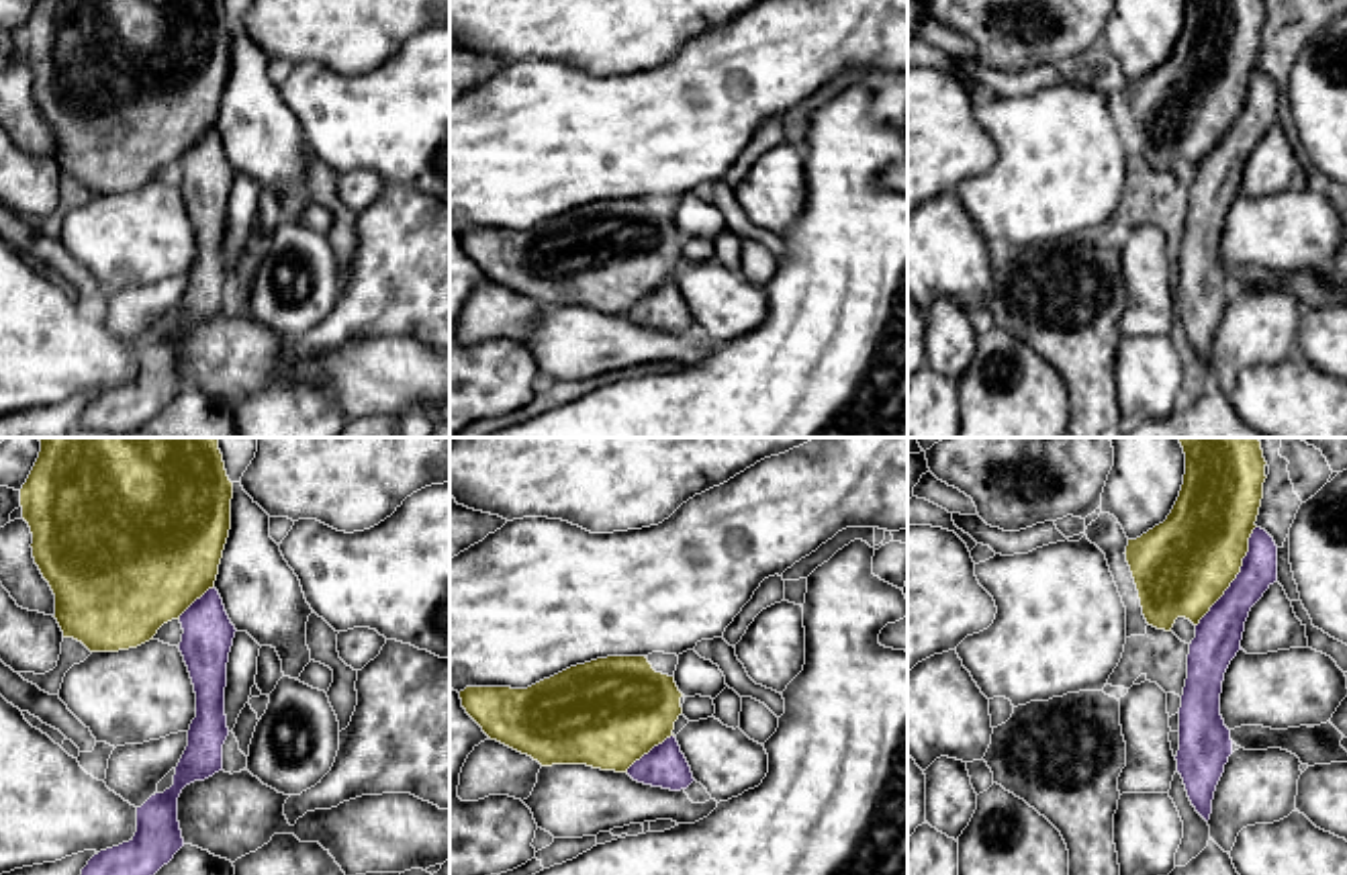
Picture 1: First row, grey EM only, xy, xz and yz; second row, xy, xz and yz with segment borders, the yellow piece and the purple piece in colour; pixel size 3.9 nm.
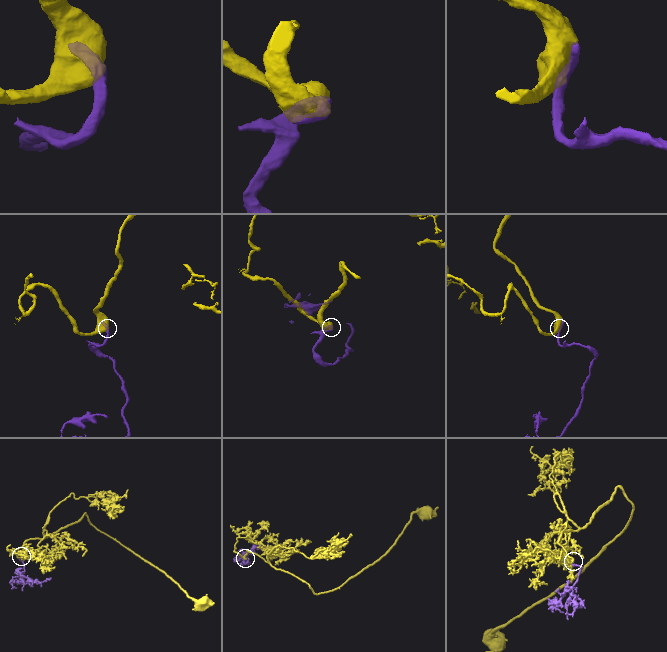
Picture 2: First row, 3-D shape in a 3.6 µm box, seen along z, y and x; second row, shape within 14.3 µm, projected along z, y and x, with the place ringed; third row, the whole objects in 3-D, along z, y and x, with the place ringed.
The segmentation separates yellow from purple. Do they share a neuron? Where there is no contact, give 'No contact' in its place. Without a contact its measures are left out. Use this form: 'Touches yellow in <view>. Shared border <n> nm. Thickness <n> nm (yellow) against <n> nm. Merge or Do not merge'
Touches yellow in yz. Shared border 460 nm. Thickness 380 nm (yellow) against 180 nm. Merge

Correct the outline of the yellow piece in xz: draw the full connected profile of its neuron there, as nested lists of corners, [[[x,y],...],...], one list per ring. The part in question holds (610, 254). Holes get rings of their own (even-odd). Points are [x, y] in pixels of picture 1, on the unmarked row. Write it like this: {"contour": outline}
{"contour": [[[607,198],[570,209],[527,231],[466,229],[462,249],[482,274],[542,309],[587,307],[628,315],[634,323],[670,333],[695,321],[672,276],[683,256],[675,219],[656,215],[646,198]]]}

